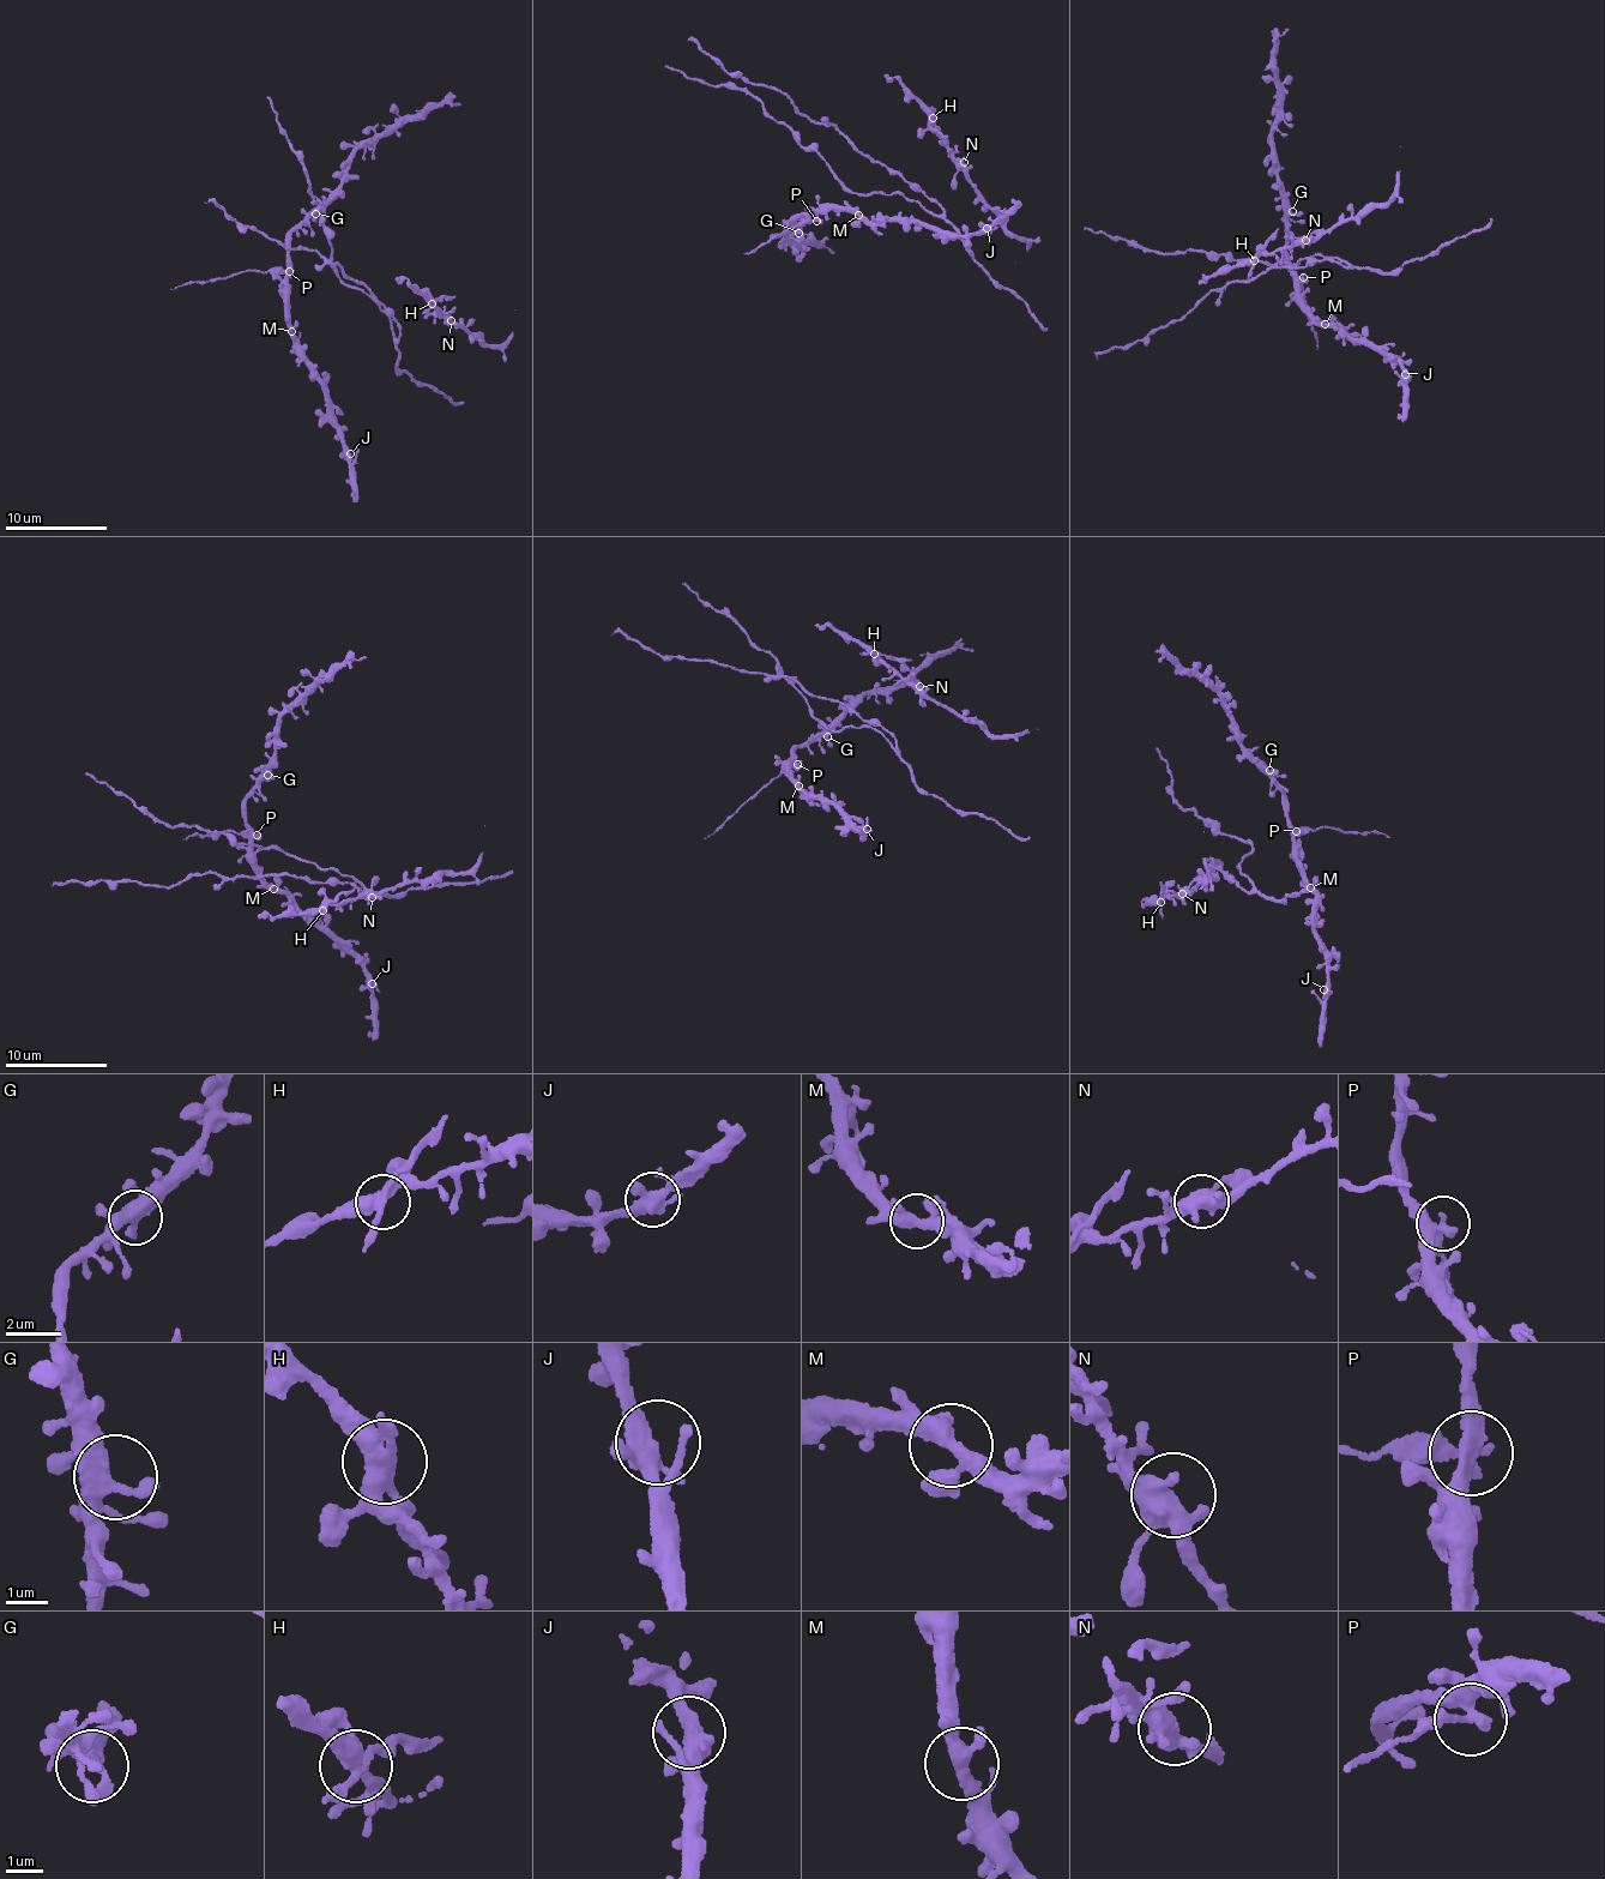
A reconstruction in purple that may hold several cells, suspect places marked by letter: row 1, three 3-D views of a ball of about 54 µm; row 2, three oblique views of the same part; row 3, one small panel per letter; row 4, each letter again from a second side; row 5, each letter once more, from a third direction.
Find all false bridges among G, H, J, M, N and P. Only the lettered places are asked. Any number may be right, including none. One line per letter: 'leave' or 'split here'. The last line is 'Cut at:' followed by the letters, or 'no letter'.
G: leave
H: split here
J: leave
M: leave
N: leave
P: split here
Cut at: H, P

